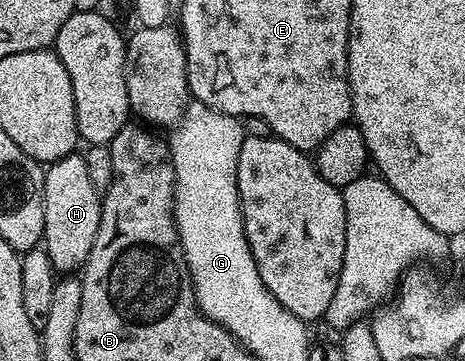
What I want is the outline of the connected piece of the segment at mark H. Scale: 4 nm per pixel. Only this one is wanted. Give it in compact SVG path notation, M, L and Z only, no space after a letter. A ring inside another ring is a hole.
M74 152L58 162L48 163L43 192L43 248L51 258L54 270L77 272L84 267L99 232L101 199L95 184L91 184L91 176L87 176L87 164L80 153Z

